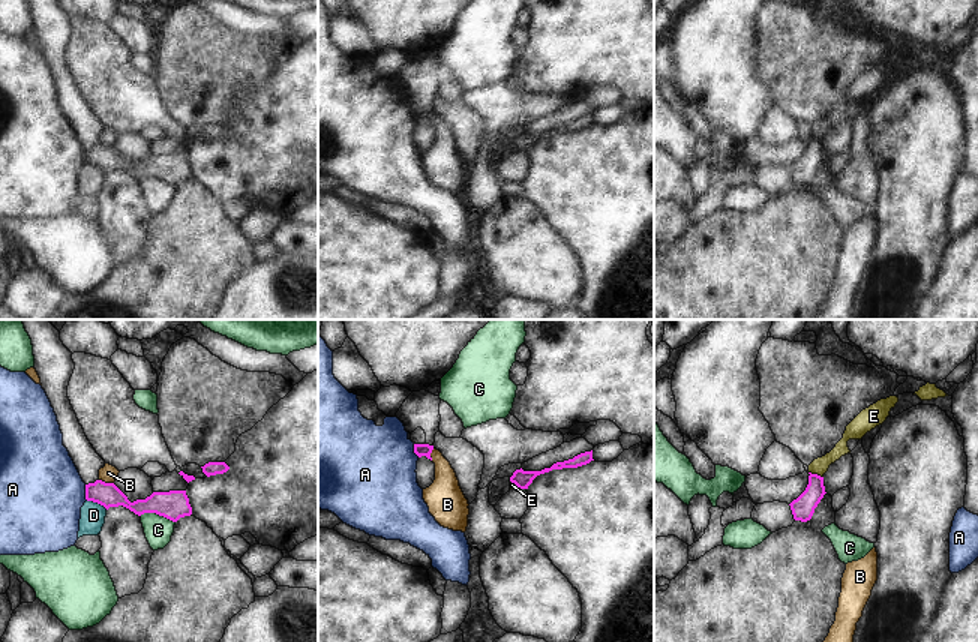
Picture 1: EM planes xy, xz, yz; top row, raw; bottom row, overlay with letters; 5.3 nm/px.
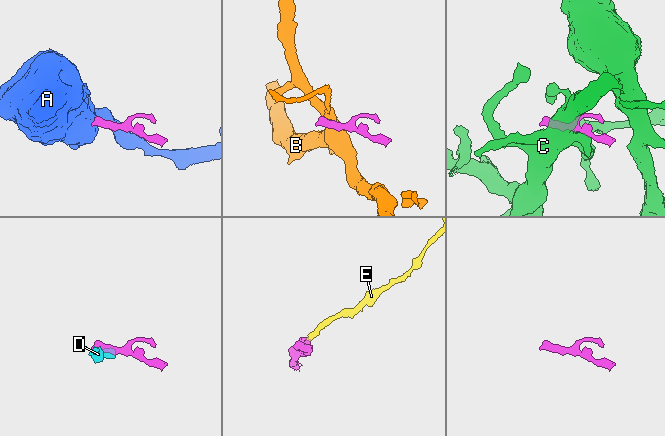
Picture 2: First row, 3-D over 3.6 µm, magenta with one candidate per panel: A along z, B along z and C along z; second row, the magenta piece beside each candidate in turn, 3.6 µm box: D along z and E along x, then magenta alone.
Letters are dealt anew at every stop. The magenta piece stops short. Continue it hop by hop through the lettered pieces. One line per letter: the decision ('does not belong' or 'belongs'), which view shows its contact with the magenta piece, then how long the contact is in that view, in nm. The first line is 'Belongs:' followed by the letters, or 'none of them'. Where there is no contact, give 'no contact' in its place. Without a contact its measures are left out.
Belongs: none of them
A: does not belong | xy | 90 nm
B: does not belong | xy | 80 nm
C: does not belong | xy | 200 nm
D: does not belong | xy | 120 nm
E: does not belong | yz | 90 nm

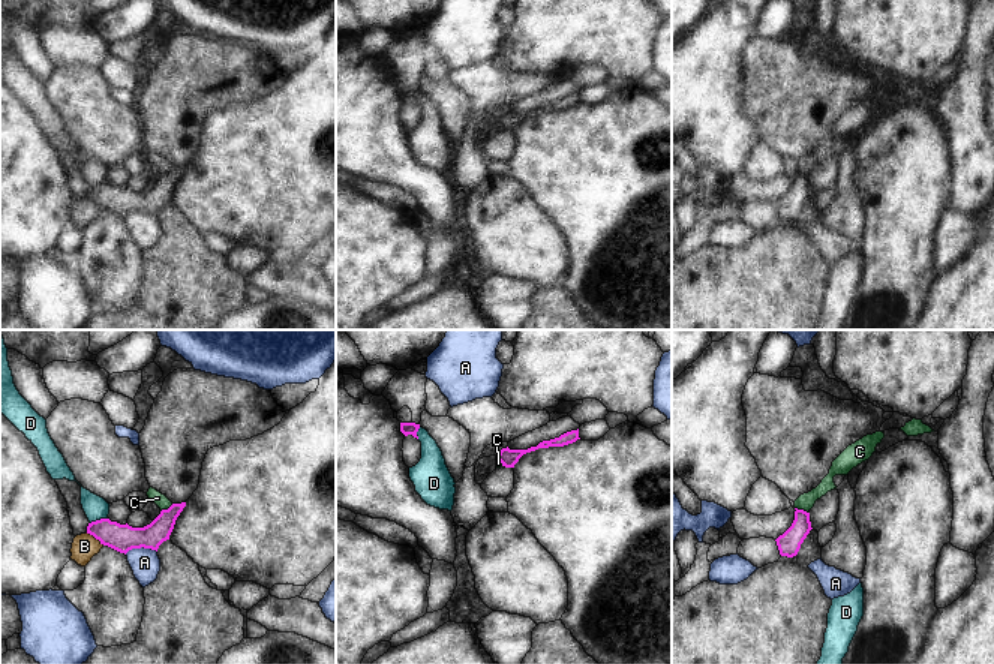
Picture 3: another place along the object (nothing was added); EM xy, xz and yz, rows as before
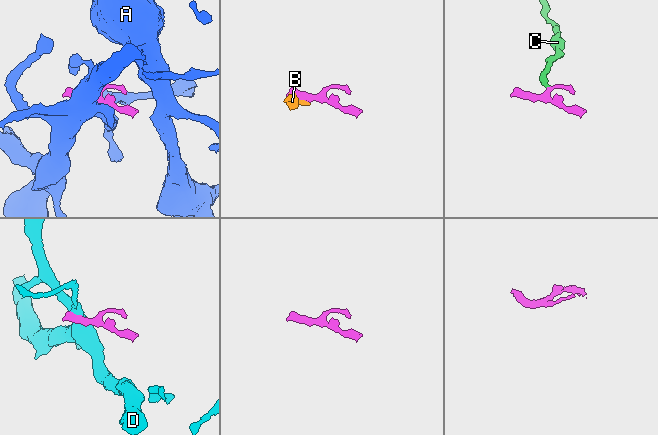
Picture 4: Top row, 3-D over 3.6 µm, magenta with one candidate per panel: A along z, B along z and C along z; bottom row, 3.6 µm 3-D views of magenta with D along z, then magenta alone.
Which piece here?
Belongs: none of them
A: does not belong | xy | 180 nm
B: does not belong | xy | 120 nm
C: does not belong | yz | 90 nm
D: does not belong | xy | 100 nm

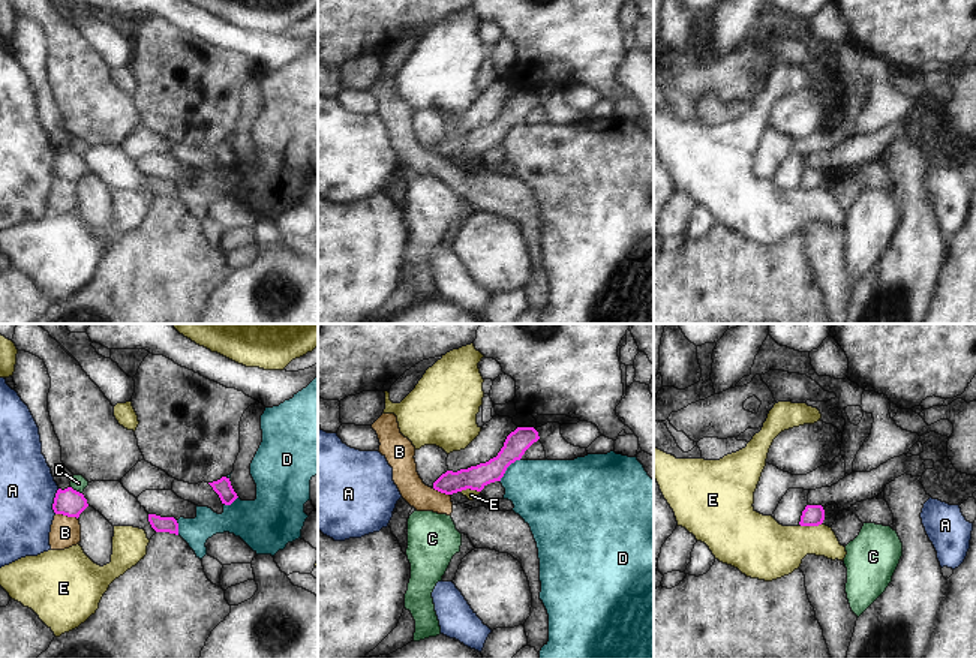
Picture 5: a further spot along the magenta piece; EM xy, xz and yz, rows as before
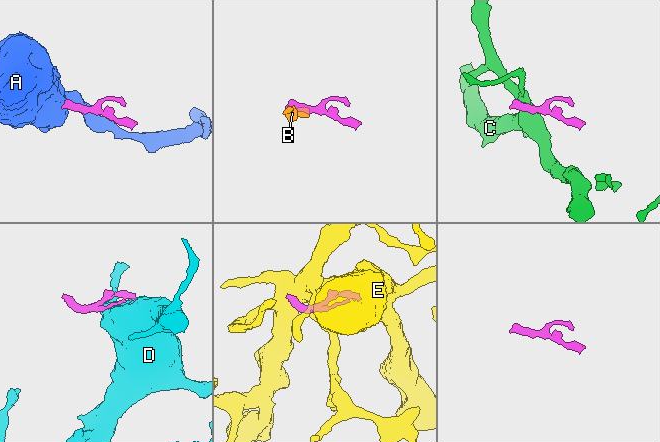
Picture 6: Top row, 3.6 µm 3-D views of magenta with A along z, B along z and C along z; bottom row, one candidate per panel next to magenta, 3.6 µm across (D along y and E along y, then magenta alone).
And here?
Belongs: none of them
A: does not belong | xy | 140 nm
B: does not belong | xy | 120 nm
C: does not belong | xy | 80 nm
D: does not belong | xz | 180 nm
E: does not belong | yz | 130 nm

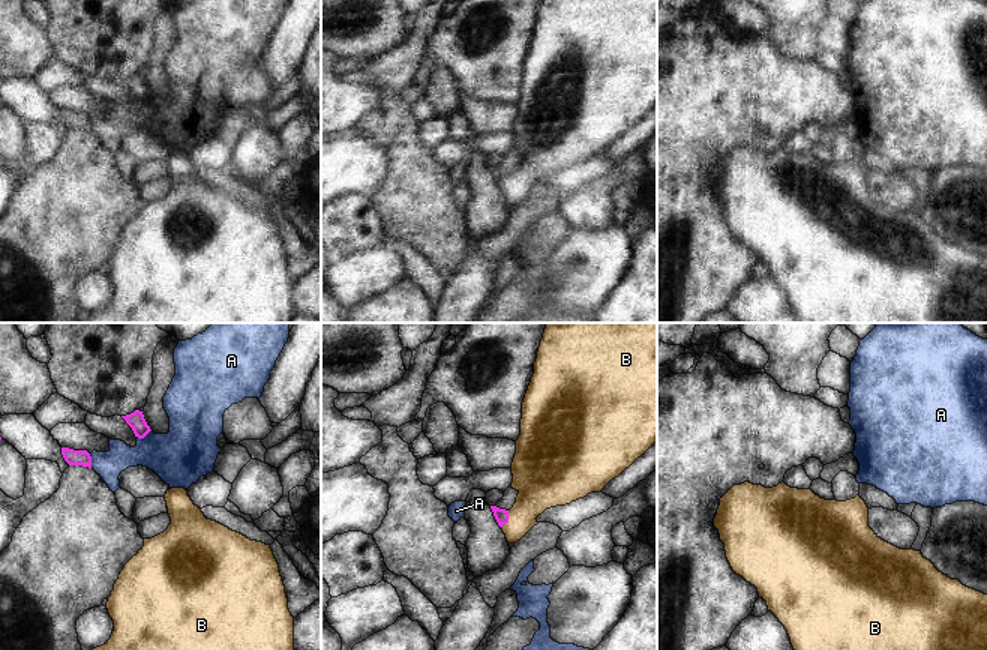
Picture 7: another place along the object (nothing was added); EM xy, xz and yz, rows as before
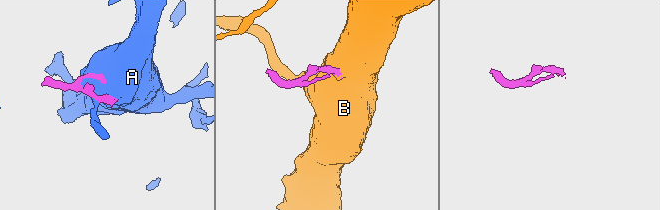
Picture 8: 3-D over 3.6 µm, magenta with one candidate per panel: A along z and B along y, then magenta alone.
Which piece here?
Belongs: B
A: does not belong | xy | 90 nm
B: belongs | xz | 100 nm

